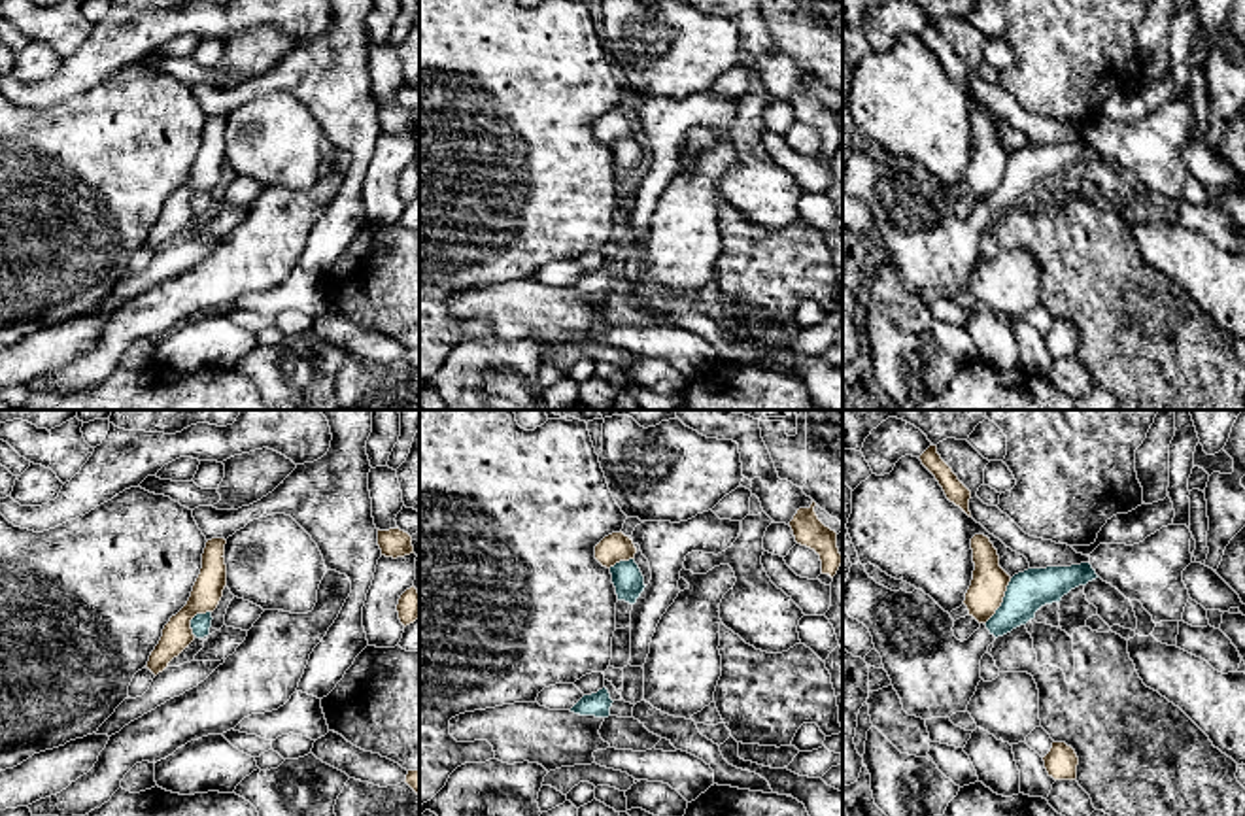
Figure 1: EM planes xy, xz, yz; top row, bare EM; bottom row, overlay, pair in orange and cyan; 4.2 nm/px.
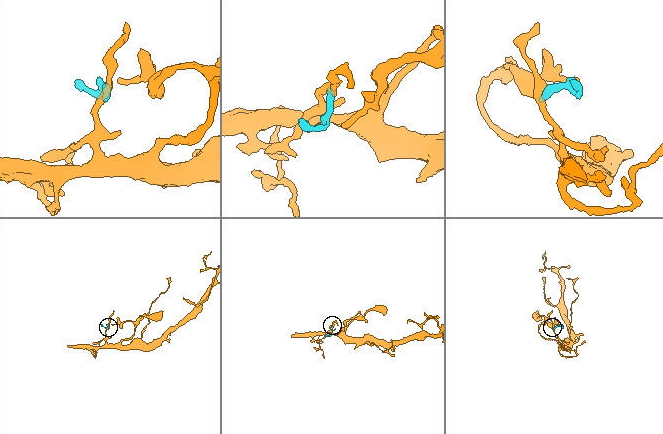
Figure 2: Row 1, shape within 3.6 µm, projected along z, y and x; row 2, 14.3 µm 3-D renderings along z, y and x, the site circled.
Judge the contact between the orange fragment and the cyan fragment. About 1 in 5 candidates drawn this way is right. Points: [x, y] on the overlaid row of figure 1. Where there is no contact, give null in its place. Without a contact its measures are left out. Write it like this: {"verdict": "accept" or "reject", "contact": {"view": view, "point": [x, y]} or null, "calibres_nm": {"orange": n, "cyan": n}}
{"verdict": "reject", "contact": {"view": "yz", "point": [1002, 601]}, "calibres_nm": {"orange": 160, "cyan": 170}}

